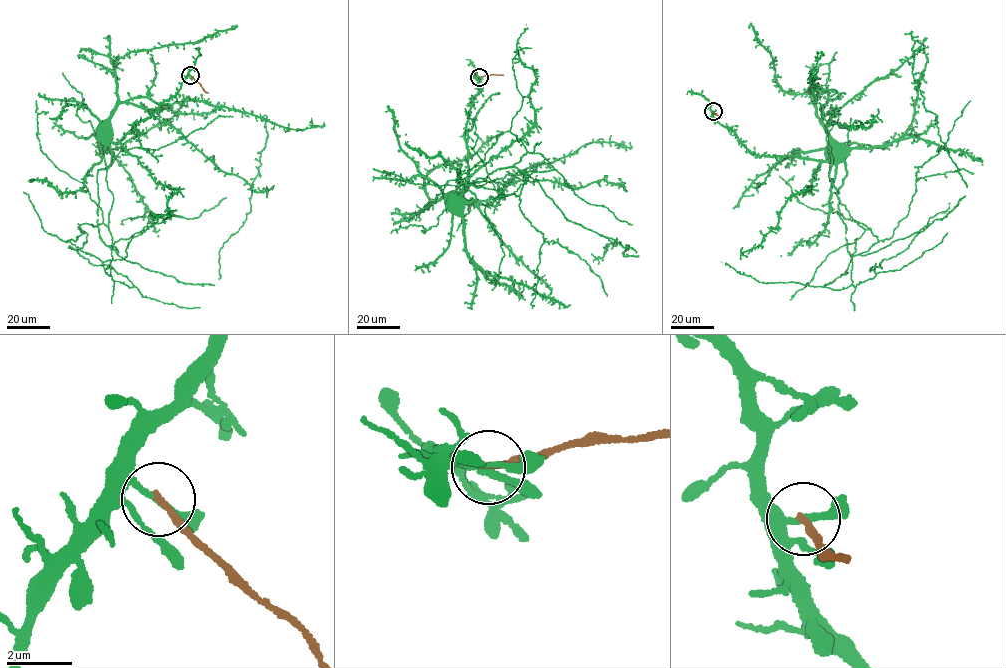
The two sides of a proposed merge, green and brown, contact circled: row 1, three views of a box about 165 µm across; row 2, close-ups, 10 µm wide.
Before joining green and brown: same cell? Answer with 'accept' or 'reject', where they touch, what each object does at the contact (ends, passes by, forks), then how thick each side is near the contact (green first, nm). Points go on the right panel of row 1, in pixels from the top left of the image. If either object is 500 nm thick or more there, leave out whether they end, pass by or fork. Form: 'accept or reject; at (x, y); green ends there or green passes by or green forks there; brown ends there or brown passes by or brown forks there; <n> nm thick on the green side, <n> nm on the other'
reject; at (713, 111); green passes by; brown ends there; 160 nm thick on the green side, 220 nm on the other

